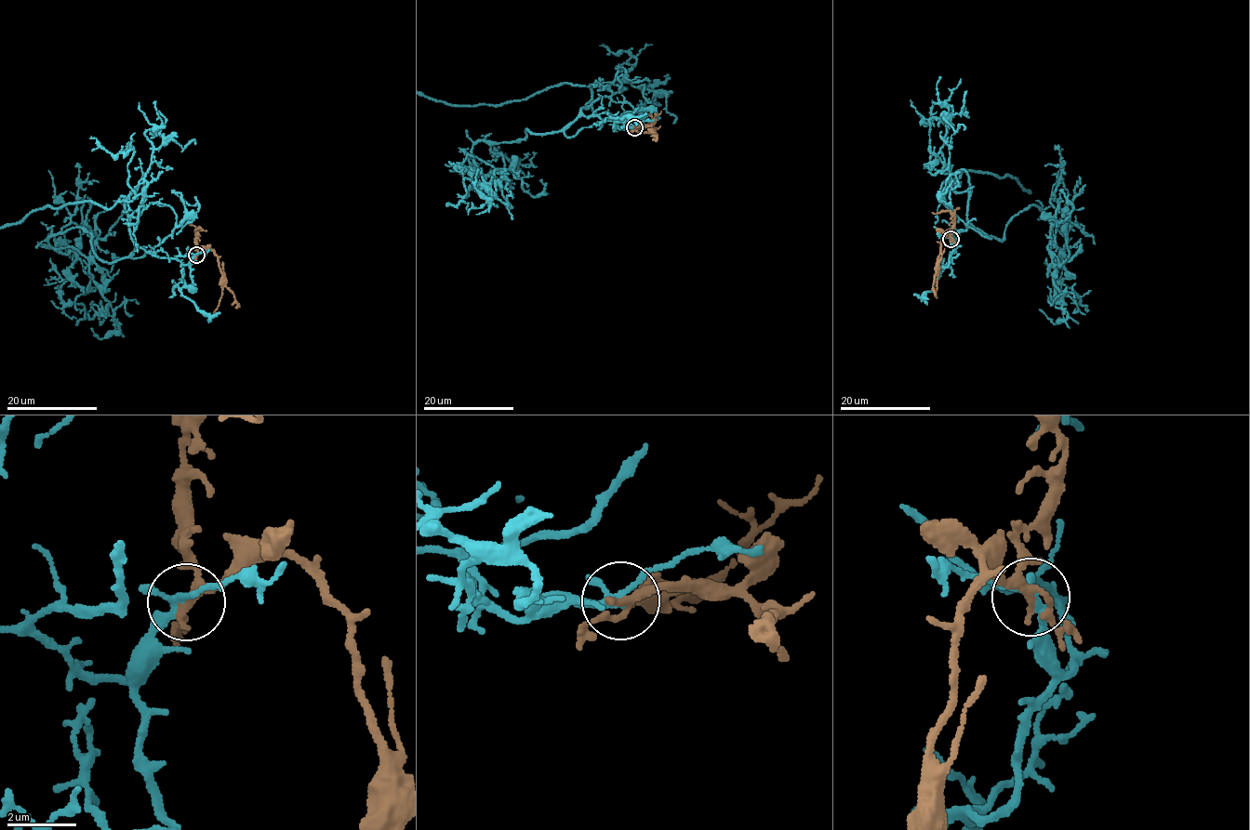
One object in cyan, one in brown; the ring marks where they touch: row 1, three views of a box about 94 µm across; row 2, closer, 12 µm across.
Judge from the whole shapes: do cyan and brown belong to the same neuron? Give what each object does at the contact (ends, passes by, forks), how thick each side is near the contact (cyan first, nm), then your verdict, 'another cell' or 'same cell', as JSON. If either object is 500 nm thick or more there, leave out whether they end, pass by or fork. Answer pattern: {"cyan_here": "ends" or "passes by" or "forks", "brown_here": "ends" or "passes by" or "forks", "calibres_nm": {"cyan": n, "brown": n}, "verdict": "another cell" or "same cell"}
{"cyan_here": "forks", "brown_here": "forks", "calibres_nm": {"cyan": 170, "brown": 200}, "verdict": "same cell"}

